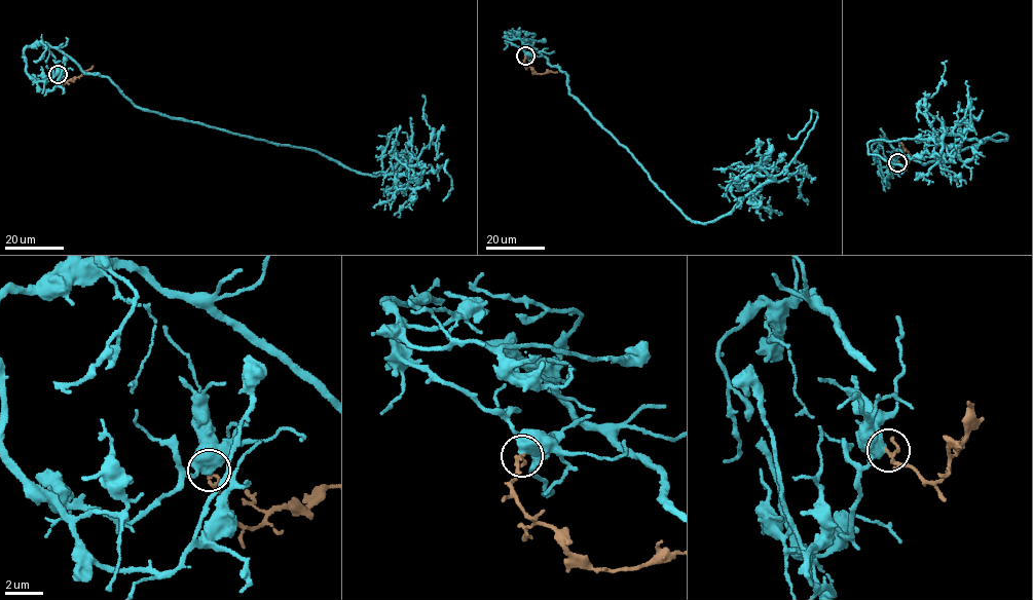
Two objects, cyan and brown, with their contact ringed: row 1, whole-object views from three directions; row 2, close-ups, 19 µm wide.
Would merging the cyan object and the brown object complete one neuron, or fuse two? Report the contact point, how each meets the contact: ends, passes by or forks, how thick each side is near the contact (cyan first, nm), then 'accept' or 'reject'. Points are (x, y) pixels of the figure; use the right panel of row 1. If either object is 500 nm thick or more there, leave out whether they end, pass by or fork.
(897, 162) | cyan passes by | brown passes by | 480/120 nm | reject

